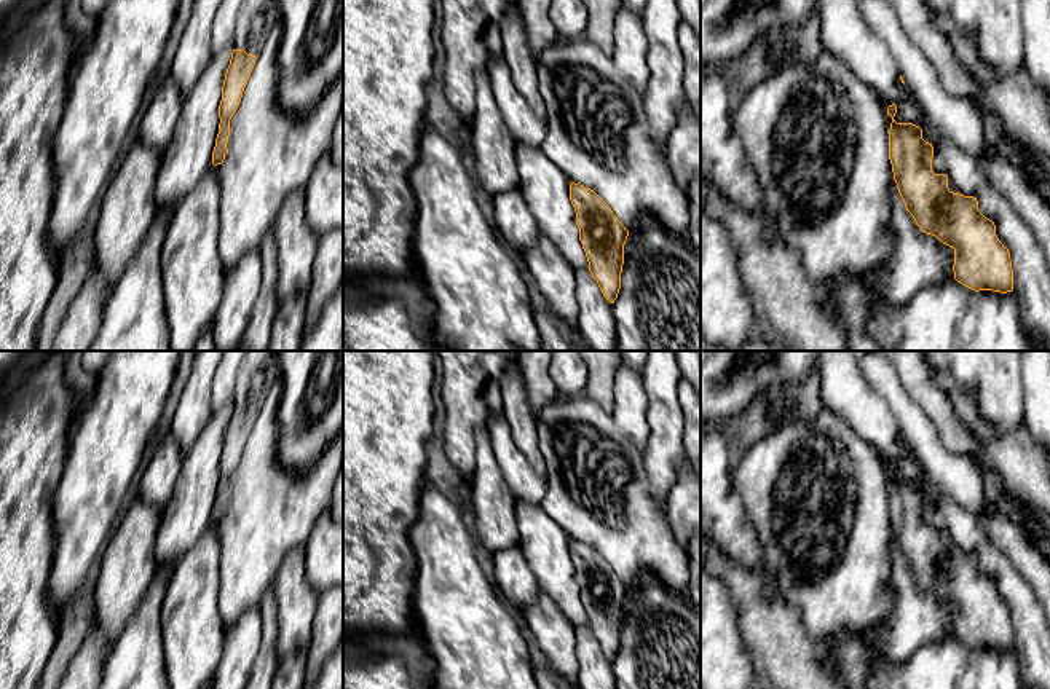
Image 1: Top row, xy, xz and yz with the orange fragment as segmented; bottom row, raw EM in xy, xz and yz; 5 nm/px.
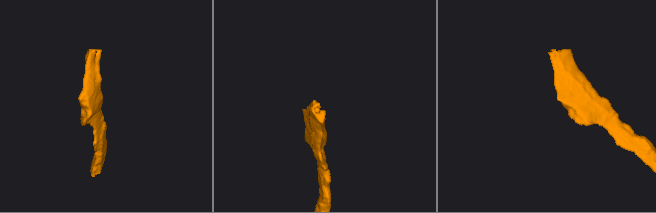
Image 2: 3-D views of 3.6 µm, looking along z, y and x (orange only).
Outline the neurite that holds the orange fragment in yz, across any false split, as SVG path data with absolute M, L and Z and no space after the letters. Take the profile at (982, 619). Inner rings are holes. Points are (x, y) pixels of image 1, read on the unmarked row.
M889 463L889 517L906 568L922 590L954 606L957 640L975 649L1012 649L1010 609L999 598L994 579L980 569L977 555L948 545L948 534L932 528L934 504L922 496L922 486L897 480L895 470L897 463Z

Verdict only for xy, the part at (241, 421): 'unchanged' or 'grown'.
grown

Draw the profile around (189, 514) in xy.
M233 405L212 410L193 447L184 453L172 496L161 510L155 539L158 568L169 569L212 526L212 509L219 491L222 443Z

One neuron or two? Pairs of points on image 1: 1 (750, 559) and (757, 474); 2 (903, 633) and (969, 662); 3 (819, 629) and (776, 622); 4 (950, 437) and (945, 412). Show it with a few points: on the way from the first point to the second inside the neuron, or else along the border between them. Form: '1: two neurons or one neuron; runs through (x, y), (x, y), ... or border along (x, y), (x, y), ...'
1: two neurons; border along (738, 492), (744, 514), (757, 531)
2: two neurons; border along (953, 635), (921, 646), (902, 662), (896, 662)
3: two neurons; border along (784, 597), (801, 613), (806, 630), (819, 643)
4: one neuron; runs through (950, 431), (945, 418)

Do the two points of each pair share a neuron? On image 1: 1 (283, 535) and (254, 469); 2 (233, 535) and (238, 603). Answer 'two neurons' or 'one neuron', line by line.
1: one neuron
2: one neuron

